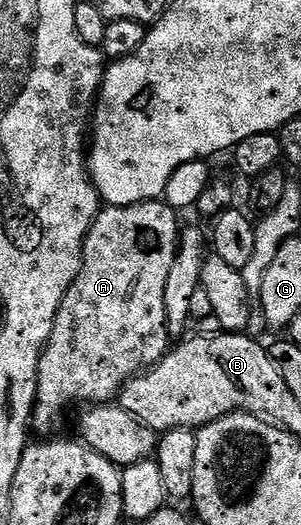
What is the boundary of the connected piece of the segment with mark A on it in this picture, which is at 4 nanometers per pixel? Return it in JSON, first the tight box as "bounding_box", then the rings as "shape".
{"bounding_box":[31,199,179,438],"shape":[[[164,199],[148,200],[135,206],[102,207],[85,239],[81,251],[81,269],[71,282],[51,338],[39,358],[37,401],[33,407],[31,428],[38,437],[49,438],[65,420],[65,411],[72,404],[92,406],[107,404],[118,399],[121,387],[132,378],[158,364],[171,347],[169,323],[165,321],[163,294],[167,290],[167,274],[175,262],[179,239],[178,209]]]}

